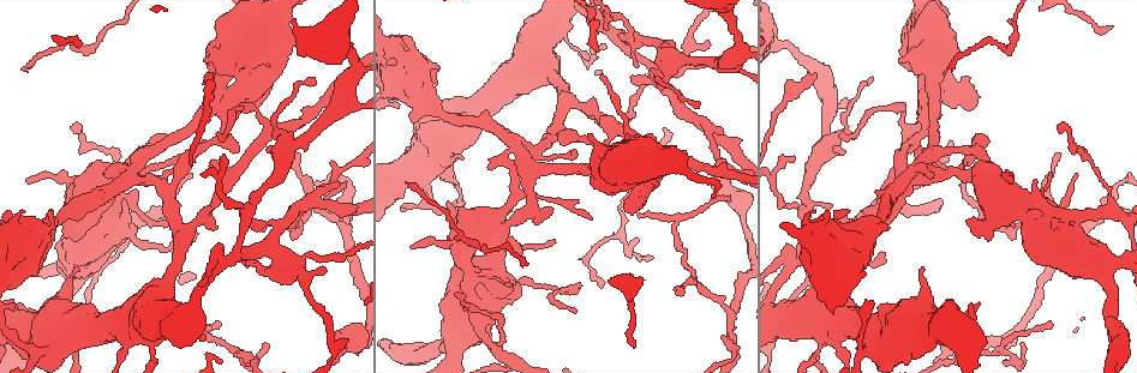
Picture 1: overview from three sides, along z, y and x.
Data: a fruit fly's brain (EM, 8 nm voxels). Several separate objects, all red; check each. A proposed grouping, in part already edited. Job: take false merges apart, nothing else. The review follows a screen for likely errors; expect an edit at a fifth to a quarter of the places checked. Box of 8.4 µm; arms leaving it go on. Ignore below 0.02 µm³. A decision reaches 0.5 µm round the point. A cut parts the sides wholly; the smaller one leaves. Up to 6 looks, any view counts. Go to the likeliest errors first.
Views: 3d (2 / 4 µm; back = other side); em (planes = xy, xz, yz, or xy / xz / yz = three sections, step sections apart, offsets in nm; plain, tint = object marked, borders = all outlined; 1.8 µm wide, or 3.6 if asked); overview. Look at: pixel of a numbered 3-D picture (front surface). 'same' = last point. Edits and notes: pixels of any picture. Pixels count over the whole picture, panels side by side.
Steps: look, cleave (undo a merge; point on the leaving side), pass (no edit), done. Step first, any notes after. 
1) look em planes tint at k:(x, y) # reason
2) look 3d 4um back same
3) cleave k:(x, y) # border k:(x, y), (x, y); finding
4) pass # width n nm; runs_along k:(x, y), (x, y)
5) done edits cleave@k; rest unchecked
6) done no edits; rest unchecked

look 3d 4um at 1:(924, 69)

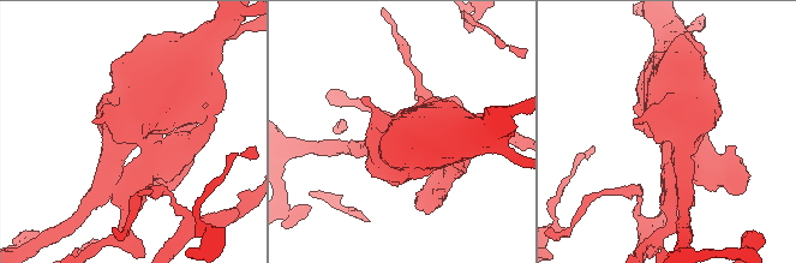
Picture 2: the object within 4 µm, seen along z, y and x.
look em 3.6um xz step 8 plain at 2:(153, 136) # now the EM

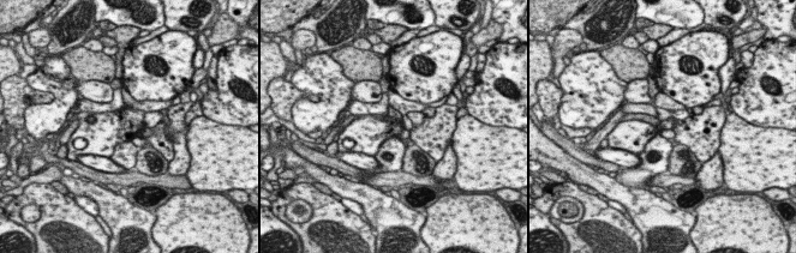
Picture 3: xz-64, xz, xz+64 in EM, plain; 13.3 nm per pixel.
look em 3.6um xz step 8 tint same

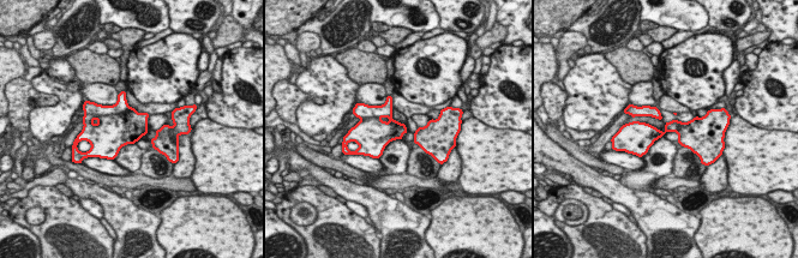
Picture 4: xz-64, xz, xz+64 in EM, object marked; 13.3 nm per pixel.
cleave 4:(112, 132) # width 160 nm; border 4:(128, 106), (120, 113), (92, 115); two neurons meet here

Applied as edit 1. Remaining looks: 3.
look overview # see it whole again

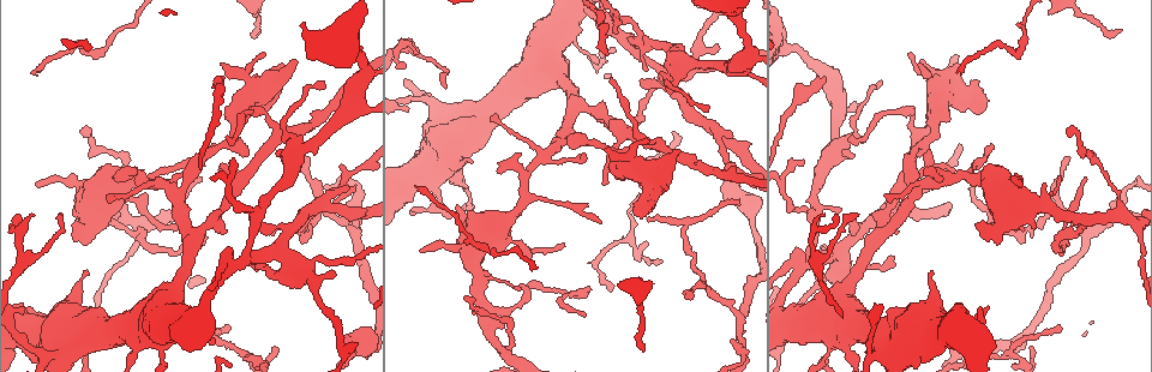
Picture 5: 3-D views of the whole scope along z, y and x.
look em planes tint at 5:(319, 260) # arms run side by side

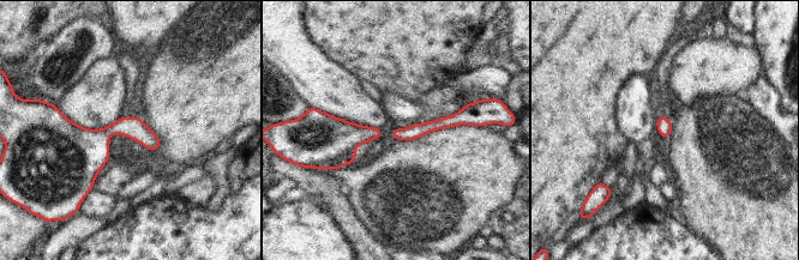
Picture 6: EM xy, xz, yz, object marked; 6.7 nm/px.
pass # runs_along 6:(467, 121), (452, 120), (396, 134); all the same neuron

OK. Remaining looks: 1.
look em 3.6um planes borders at 5:(565, 21) # calibre changes

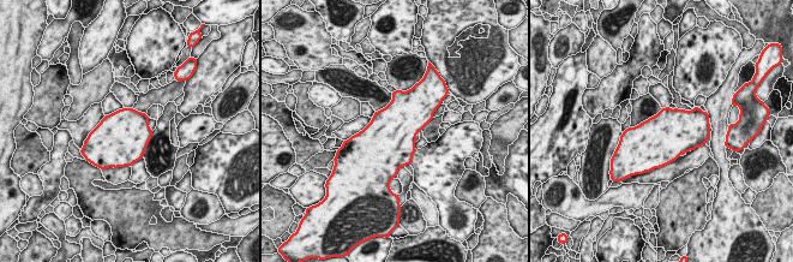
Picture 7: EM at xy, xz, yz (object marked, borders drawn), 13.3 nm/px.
pass # width 650 nm; all the same neuron

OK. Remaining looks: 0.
done edits cleave@4; rest unchecked

